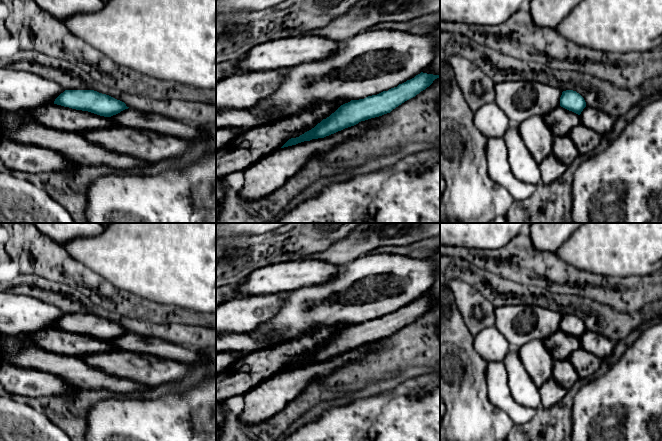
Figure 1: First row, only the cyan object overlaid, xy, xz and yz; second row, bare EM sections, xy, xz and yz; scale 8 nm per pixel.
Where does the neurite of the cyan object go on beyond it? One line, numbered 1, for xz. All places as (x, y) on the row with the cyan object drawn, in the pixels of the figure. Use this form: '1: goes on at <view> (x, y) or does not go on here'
1: does not go on here

